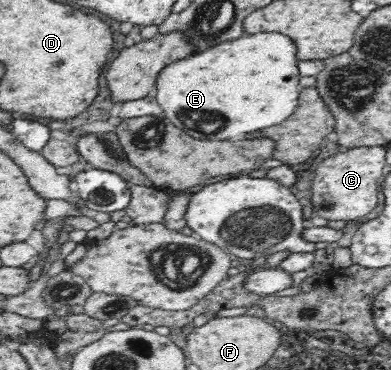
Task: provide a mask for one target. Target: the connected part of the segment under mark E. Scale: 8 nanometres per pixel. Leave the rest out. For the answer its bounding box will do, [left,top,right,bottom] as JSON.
[153,32,303,142]

